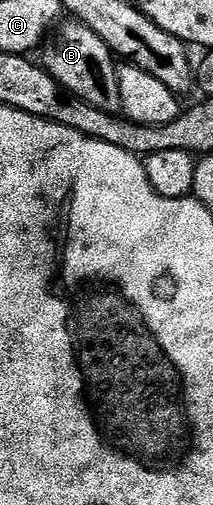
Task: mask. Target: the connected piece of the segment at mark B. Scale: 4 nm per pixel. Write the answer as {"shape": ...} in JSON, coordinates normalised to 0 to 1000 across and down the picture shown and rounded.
{"shape":[[[310,40],[221,73],[192,93],[188,129],[319,182],[376,198],[469,214],[498,226],[554,226],[573,216],[563,174],[554,172],[554,131],[540,109],[521,107],[507,87],[451,71],[413,53],[362,40]]]}

